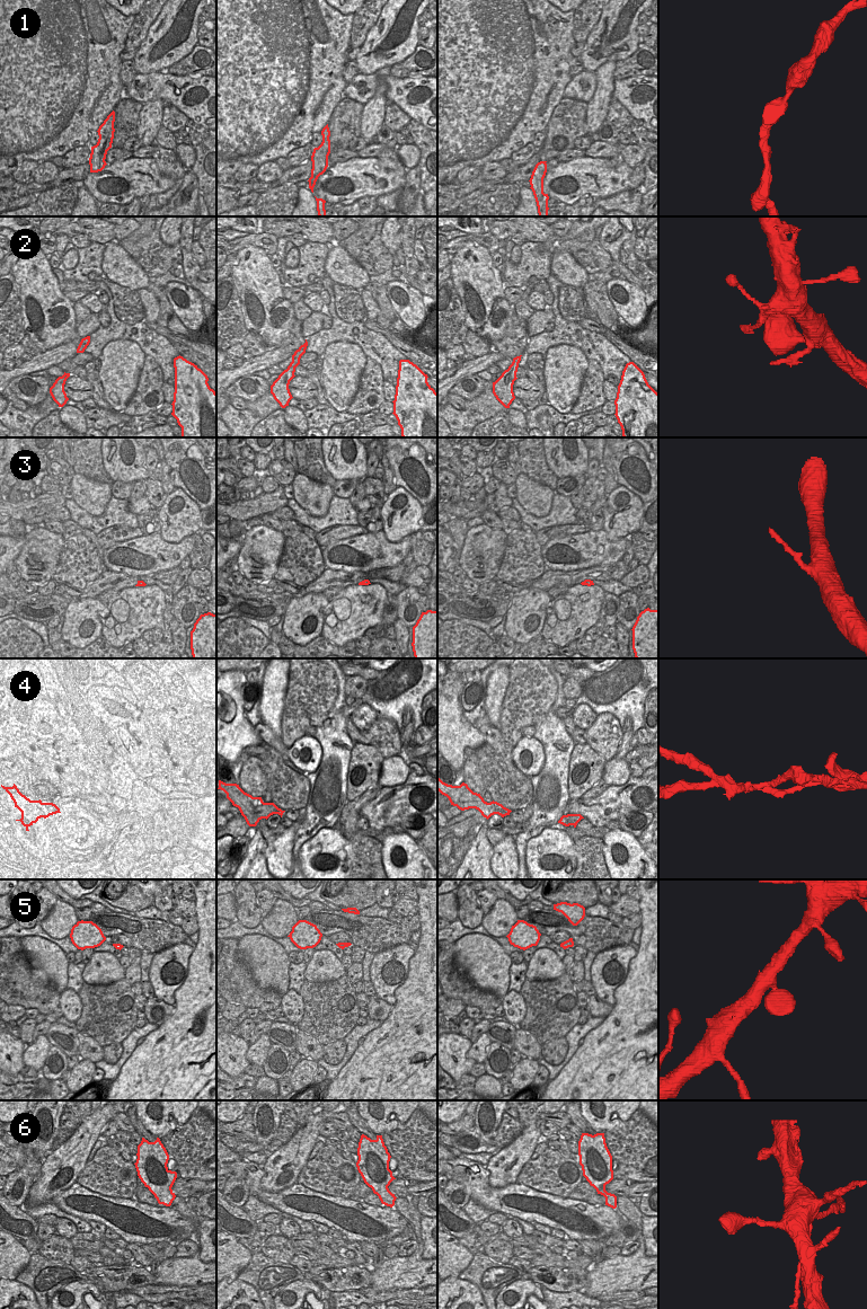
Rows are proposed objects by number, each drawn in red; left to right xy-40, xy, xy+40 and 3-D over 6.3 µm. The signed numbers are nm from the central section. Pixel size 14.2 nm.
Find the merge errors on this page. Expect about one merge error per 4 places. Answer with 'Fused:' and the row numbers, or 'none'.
Fused: 4, 6

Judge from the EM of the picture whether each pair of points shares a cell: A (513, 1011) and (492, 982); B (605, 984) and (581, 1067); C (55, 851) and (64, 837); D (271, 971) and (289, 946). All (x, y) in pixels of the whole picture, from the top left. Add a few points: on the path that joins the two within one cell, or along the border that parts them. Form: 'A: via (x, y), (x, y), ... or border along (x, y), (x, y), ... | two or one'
A: border along (507, 992), (501, 998) | two
B: border along (626, 974), (626, 979), (615, 990), (613, 1006) | two
C: via (56, 848), (62, 840) | one
D: border along (263, 936), (275, 940), (288, 954) | two

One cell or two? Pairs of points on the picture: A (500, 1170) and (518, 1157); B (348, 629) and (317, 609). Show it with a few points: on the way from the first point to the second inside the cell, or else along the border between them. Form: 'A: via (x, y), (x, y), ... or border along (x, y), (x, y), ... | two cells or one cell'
A: via (504, 1166), (513, 1157) | one cell
B: border along (324, 619), (320, 634) | two cells

